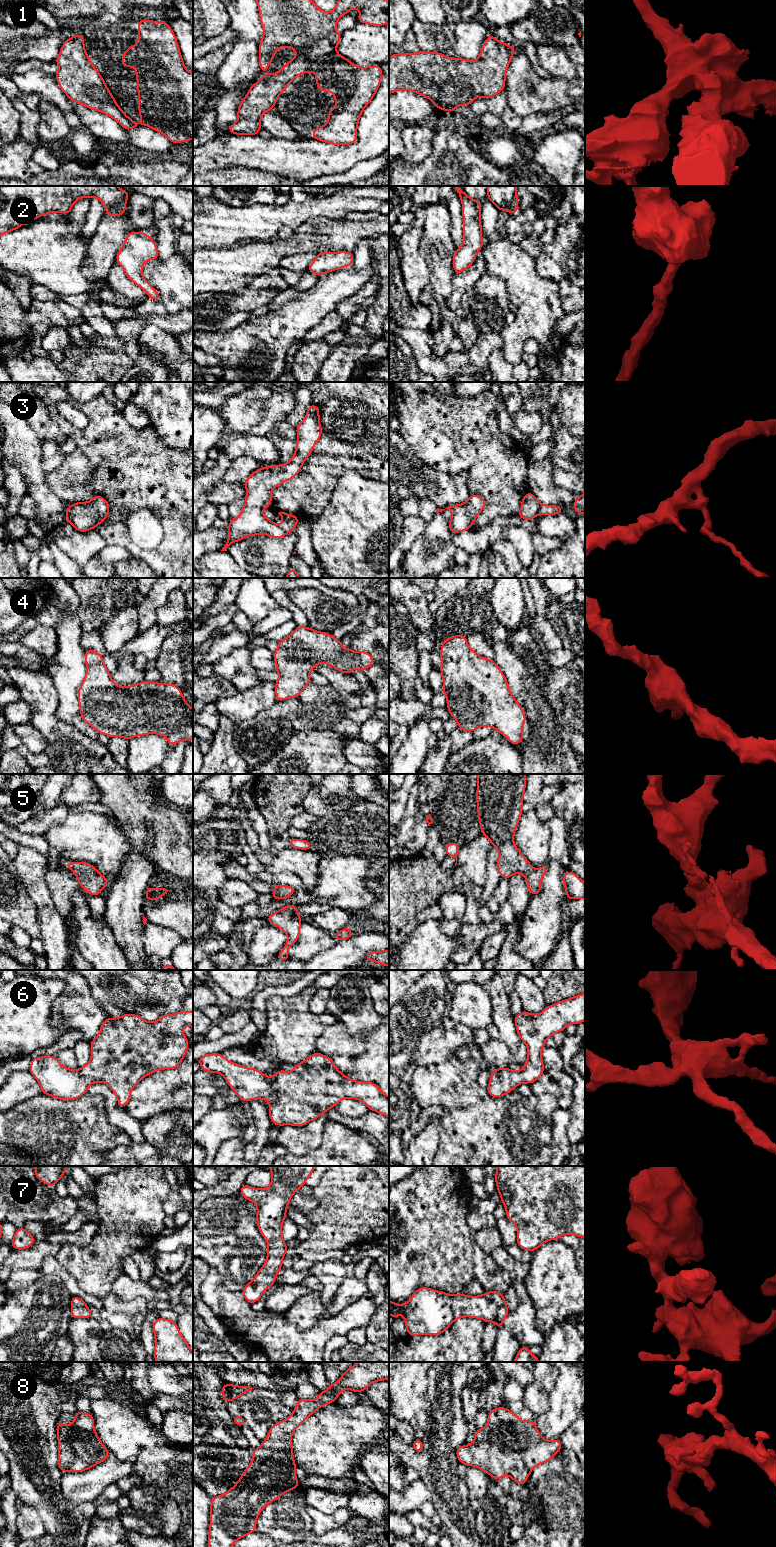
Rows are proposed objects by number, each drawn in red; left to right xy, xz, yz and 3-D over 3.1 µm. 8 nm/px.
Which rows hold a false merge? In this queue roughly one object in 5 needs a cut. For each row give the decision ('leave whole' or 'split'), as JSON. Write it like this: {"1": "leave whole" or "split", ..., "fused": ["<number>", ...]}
{"1": "leave whole", "2": "leave whole", "3": "leave whole", "4": "leave whole", "5": "leave whole", "6": "leave whole", "7": "leave whole", "8": "leave whole", "fused": []}

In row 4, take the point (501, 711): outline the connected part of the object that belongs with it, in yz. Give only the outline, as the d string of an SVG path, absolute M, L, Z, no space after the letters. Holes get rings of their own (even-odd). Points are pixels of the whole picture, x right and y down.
M463 634L443 640L440 656L440 673L443 677L443 689L441 692L447 697L446 708L449 710L451 717L457 720L458 728L472 733L482 726L492 727L502 733L512 745L521 744L526 715L522 706L510 692L507 679L495 661L477 655L468 645L466 636Z

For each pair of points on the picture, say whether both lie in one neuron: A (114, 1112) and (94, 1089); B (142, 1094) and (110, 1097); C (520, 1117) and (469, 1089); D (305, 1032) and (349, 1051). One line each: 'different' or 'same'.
A: same
B: different
C: same
D: different

